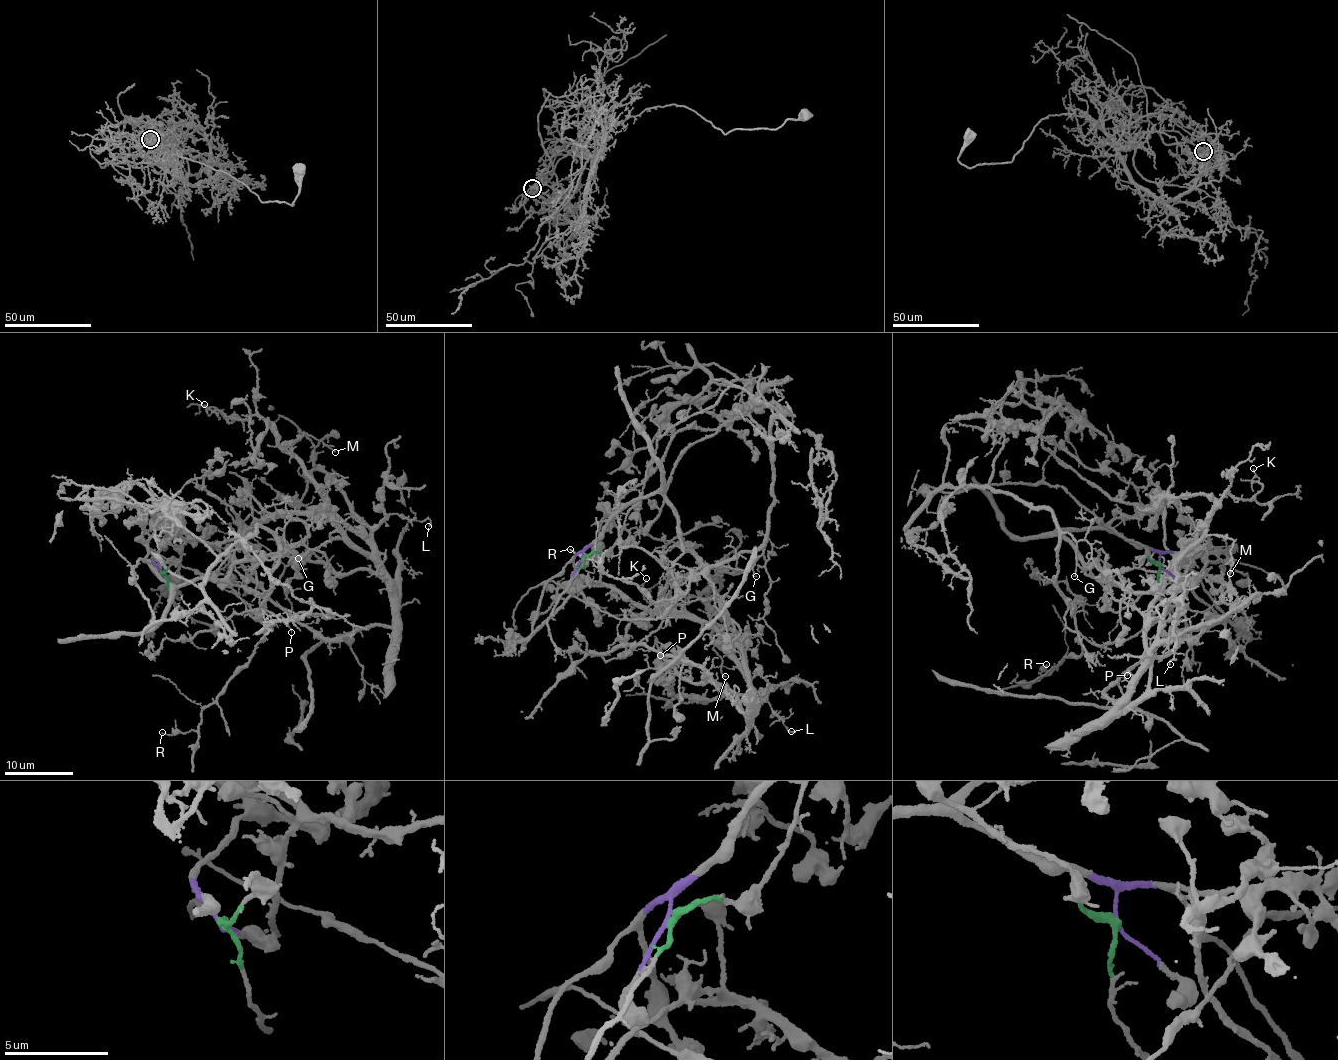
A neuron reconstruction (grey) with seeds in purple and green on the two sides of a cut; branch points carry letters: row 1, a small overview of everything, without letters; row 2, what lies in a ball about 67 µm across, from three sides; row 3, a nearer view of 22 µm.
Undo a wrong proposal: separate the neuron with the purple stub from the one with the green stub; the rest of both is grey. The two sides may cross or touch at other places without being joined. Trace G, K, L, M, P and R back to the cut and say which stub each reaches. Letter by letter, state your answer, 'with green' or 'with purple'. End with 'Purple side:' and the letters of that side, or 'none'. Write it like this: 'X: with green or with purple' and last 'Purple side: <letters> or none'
G: with green
K: with purple
L: with purple
M: with purple
P: with purple
R: with green
Purple side: K, L, M, P

